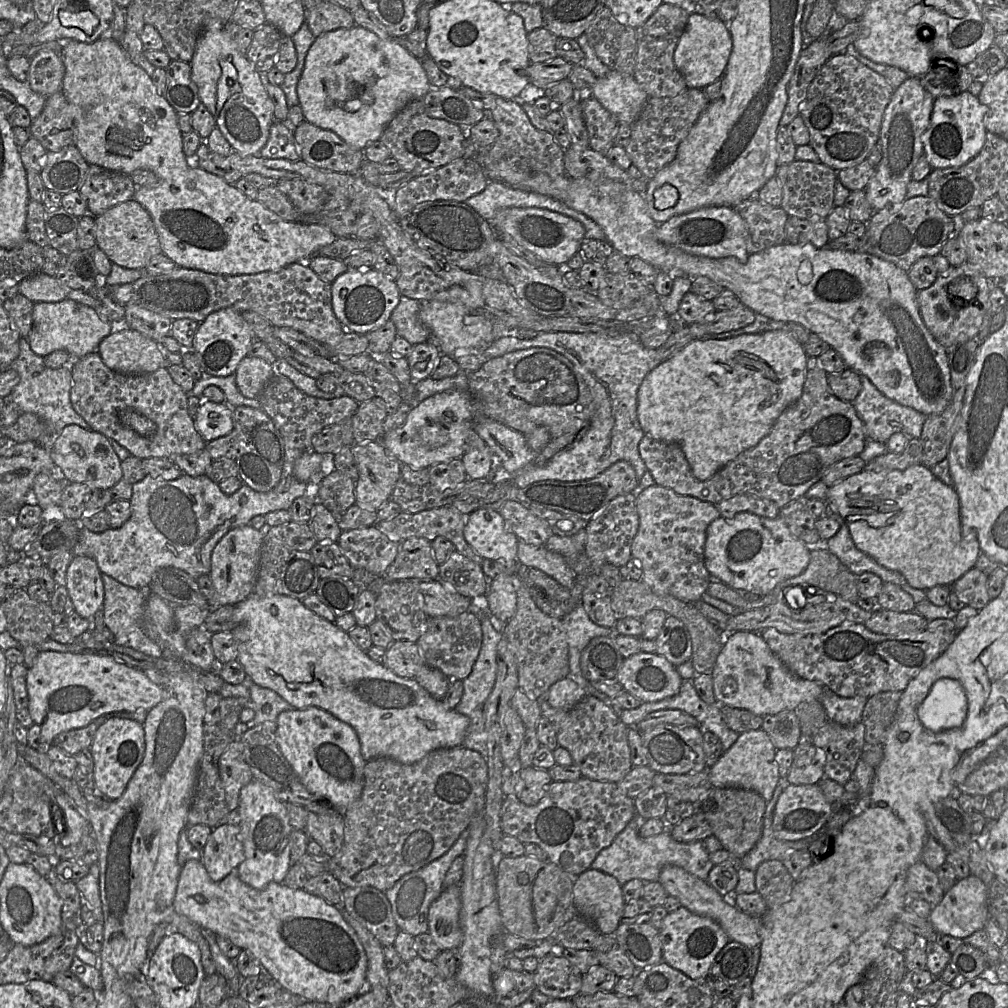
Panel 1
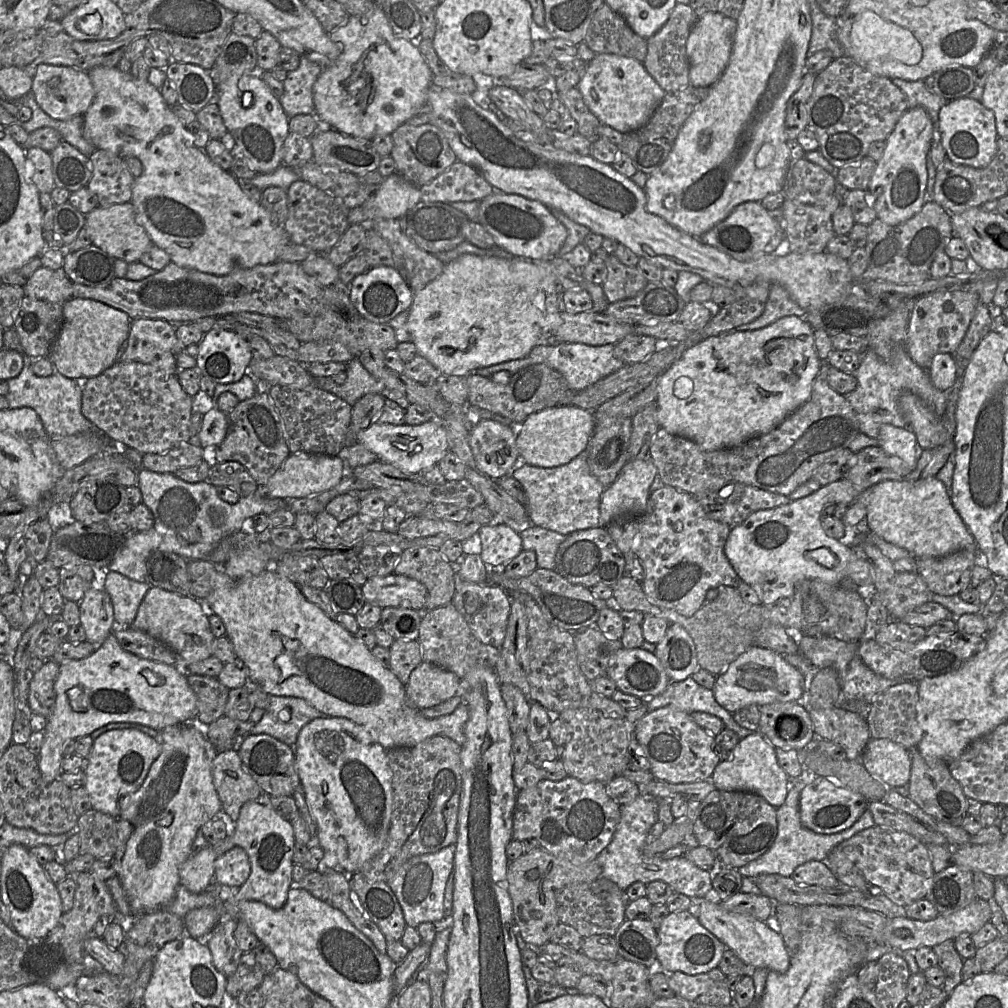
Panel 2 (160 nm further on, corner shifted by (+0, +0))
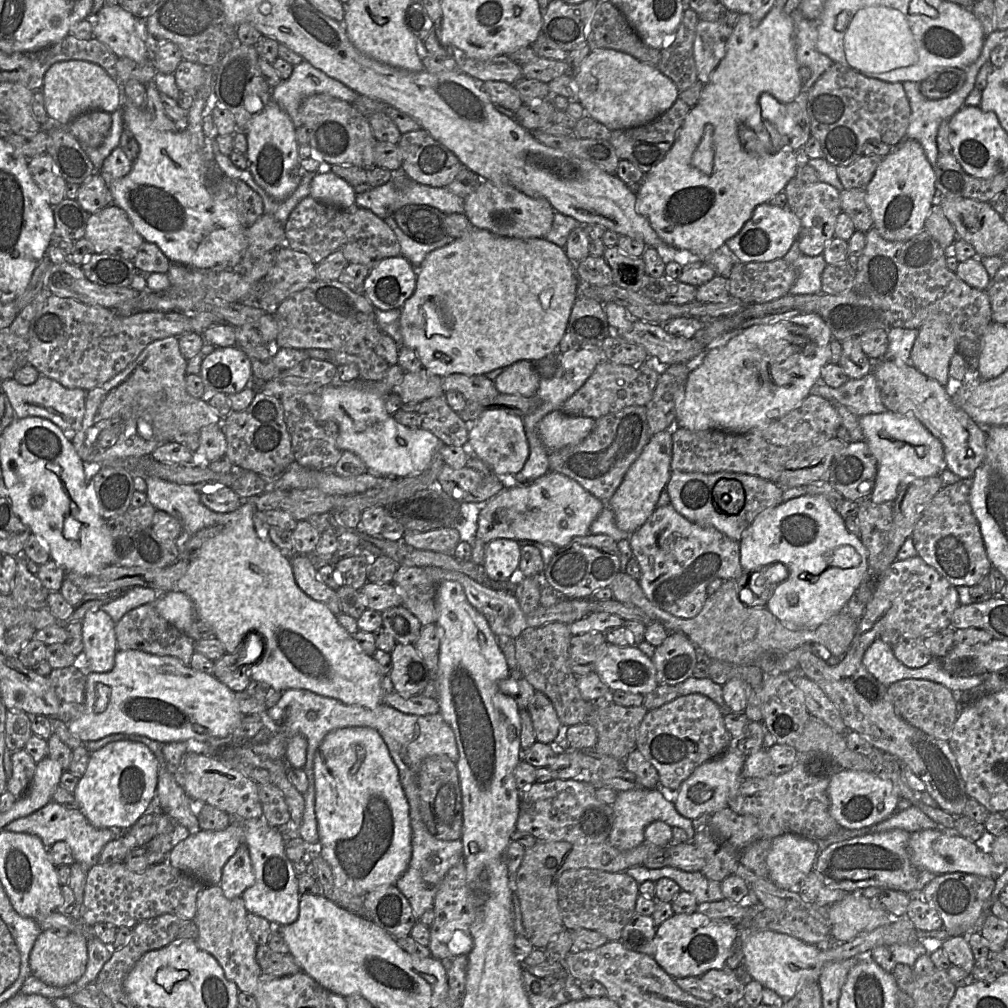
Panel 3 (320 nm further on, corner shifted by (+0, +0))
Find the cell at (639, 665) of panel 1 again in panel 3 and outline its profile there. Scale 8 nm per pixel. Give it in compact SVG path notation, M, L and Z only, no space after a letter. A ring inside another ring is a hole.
M608 644L596 664L595 673L611 691L646 695L658 686L652 659L636 645Z

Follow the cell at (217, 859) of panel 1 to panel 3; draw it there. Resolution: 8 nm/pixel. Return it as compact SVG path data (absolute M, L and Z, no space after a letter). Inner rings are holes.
M242 844L229 858L222 869L218 884L228 899L241 897L243 892L255 882L255 874L248 847Z

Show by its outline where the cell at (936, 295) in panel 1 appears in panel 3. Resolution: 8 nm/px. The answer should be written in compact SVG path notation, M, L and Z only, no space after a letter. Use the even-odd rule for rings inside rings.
M929 320L918 329L910 364L945 388L950 360L955 353L955 339L949 323Z

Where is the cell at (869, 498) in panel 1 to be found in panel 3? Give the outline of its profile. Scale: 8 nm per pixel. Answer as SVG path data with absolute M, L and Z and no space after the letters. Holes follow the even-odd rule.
M804 494L764 510L755 518L752 524L742 533L739 544L740 544L740 563L744 571L757 571L762 569L766 570L769 567L775 567L775 568L777 567L784 573L783 575L785 579L779 582L774 588L766 604L766 608L786 627L793 630L815 629L822 623L827 621L833 615L844 610L850 598L855 595L857 588L859 587L864 575L866 574L869 568L868 553L861 539L848 531L848 529L845 526L844 518L839 514L837 510L831 507L830 503L825 497L818 495Z

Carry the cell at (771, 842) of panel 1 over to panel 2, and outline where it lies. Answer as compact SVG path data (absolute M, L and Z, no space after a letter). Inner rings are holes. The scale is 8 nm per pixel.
M803 770L802 774L798 776L798 779L795 779L792 784L789 783L788 785L788 792L786 799L782 805L780 805L778 808L776 808L776 819L777 819L777 835L776 838L772 844L772 846L760 857L757 859L751 861L745 866L742 866L738 868L738 872L741 874L742 877L749 877L749 878L756 878L759 875L763 874L777 874L784 877L791 877L794 870L808 862L808 861L825 861L828 854L831 852L831 850L836 847L838 844L842 843L845 840L850 839L860 831L863 831L865 829L868 829L870 827L873 827L875 825L875 822L873 820L872 814L870 811L866 809L866 811L859 817L859 819L848 829L842 830L837 833L833 834L819 834L815 833L812 830L804 827L800 821L800 814L799 814L799 795L802 788L805 786L805 784L809 780L809 776L817 776L817 775L810 775L809 772L806 770Z

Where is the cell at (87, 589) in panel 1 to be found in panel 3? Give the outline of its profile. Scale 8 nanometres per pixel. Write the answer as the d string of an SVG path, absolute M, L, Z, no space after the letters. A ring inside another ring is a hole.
M102 609L90 610L82 621L82 641L88 671L105 673L114 668L118 651L116 624Z

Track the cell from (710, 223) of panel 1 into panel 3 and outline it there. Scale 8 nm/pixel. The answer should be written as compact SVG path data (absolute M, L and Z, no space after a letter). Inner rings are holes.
M769 203L758 205L741 231L725 243L737 262L768 262L782 259L797 240L801 228L798 216L787 208Z

